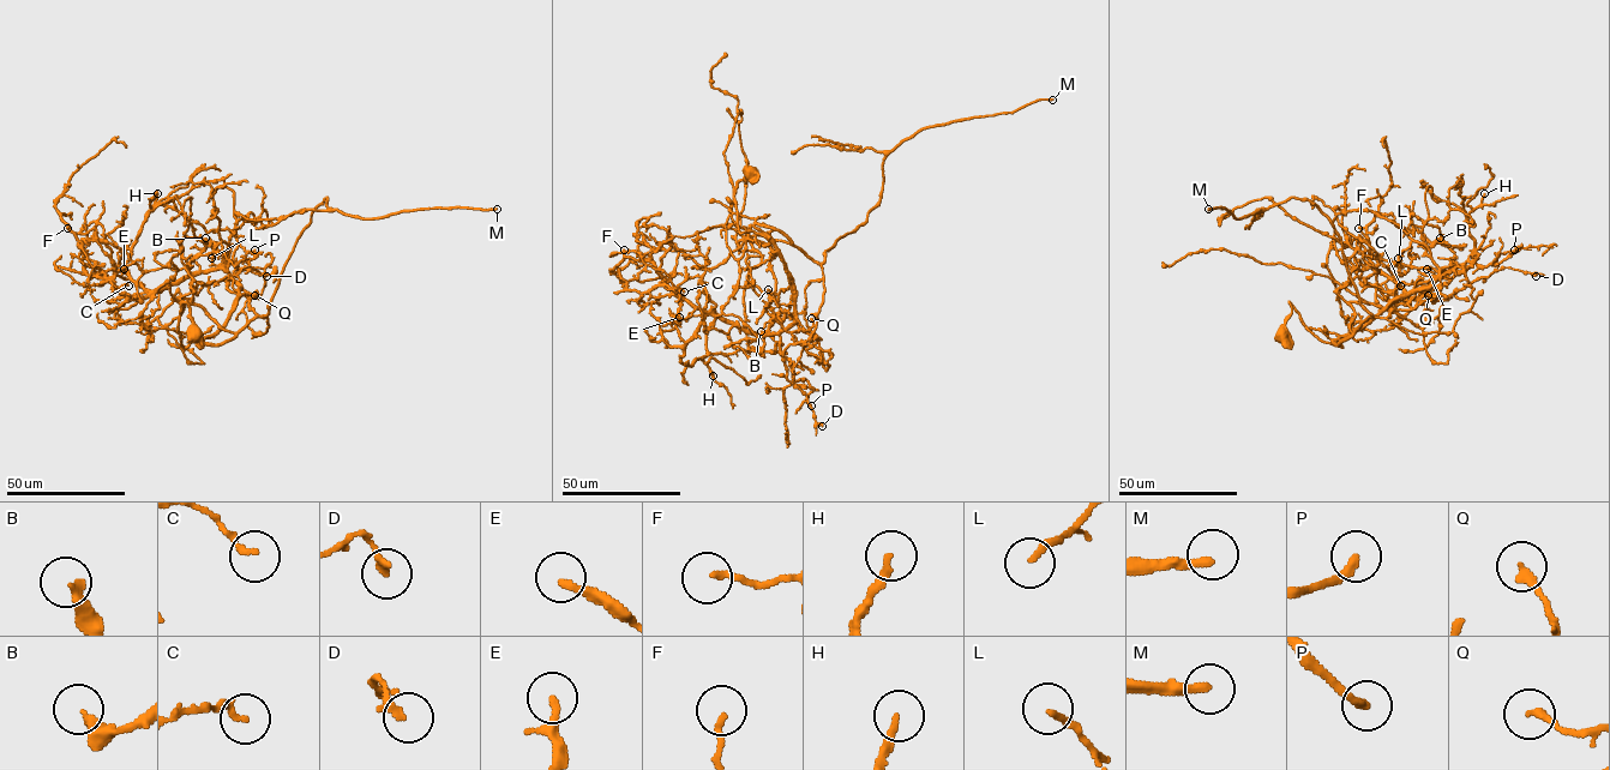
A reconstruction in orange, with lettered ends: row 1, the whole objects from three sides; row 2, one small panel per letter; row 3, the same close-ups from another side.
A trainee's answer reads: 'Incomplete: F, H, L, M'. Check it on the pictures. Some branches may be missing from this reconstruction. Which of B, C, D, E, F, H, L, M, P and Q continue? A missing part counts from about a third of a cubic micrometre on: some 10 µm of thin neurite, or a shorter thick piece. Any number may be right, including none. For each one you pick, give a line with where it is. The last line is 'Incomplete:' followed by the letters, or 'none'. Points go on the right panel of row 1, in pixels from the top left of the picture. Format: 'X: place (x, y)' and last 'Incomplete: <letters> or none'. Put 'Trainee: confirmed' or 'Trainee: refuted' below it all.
H: place (1484, 193)
L: place (1398, 258)
M: place (1208, 209)
P: place (1514, 250)
Incomplete: H, L, M, P
Trainee: refuted

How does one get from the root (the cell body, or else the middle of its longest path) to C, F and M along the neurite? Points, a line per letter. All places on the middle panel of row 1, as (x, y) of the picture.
C: (751, 172), (734, 192), (738, 230), (775, 247), (797, 319), (778, 334), (754, 335), (674, 293), (684, 292)
F: (751, 172), (737, 226), (784, 263), (786, 329), (754, 335), (695, 307), (624, 250)
M: (751, 172), (734, 192), (738, 230), (774, 227), (822, 263), (866, 221), (903, 140), (1052, 100)

